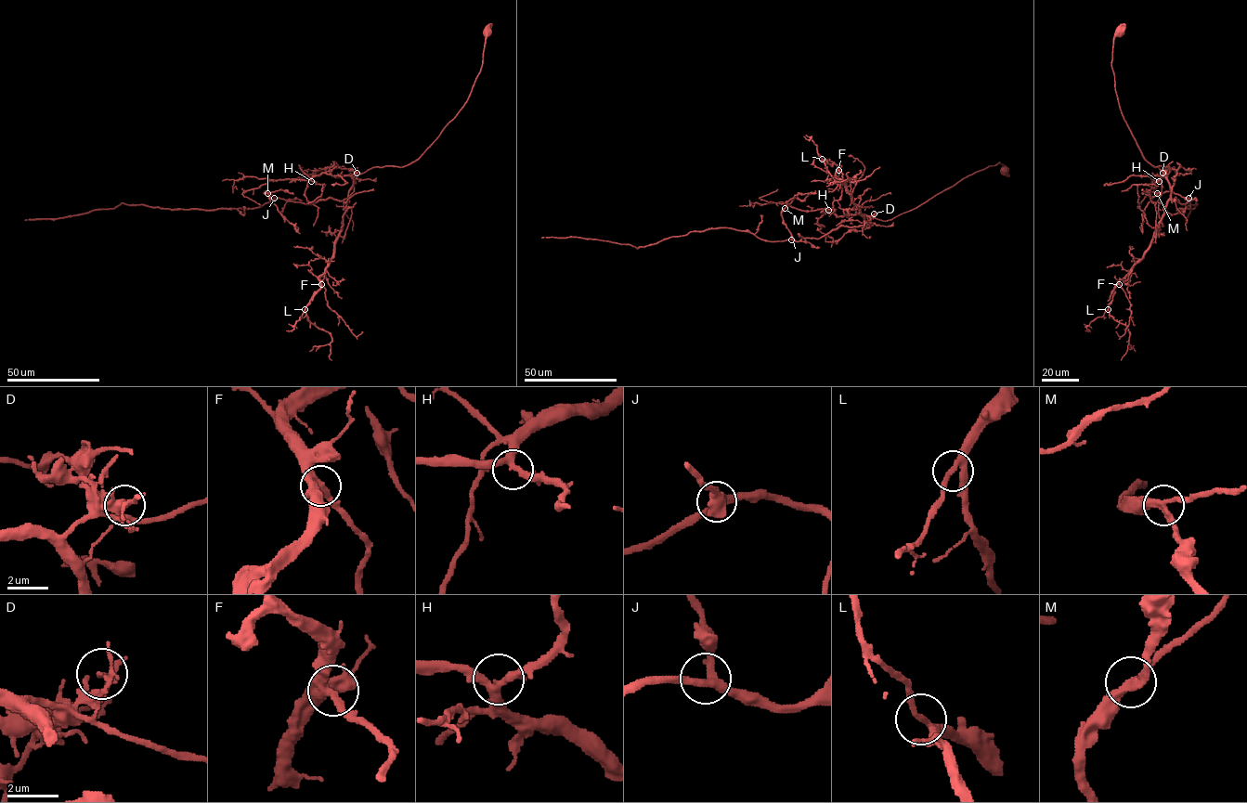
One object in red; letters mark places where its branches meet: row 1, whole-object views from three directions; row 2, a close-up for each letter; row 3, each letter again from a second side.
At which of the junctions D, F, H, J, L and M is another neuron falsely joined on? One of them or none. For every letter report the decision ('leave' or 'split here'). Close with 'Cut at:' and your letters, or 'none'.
D: split here
F: leave
H: leave
J: leave
L: leave
M: leave
Cut at: D

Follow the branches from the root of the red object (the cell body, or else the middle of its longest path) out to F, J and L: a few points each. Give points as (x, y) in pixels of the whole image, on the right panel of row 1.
F: (1120, 32), (1111, 61), (1119, 108), (1144, 158), (1170, 169), (1170, 197), (1150, 247), (1119, 284)
J: (1120, 32), (1111, 67), (1122, 115), (1144, 158), (1170, 169), (1172, 198), (1181, 203), (1188, 198)
L: (1120, 32), (1111, 61), (1119, 108), (1144, 158), (1170, 169), (1170, 197), (1150, 247), (1115, 286), (1108, 309)

